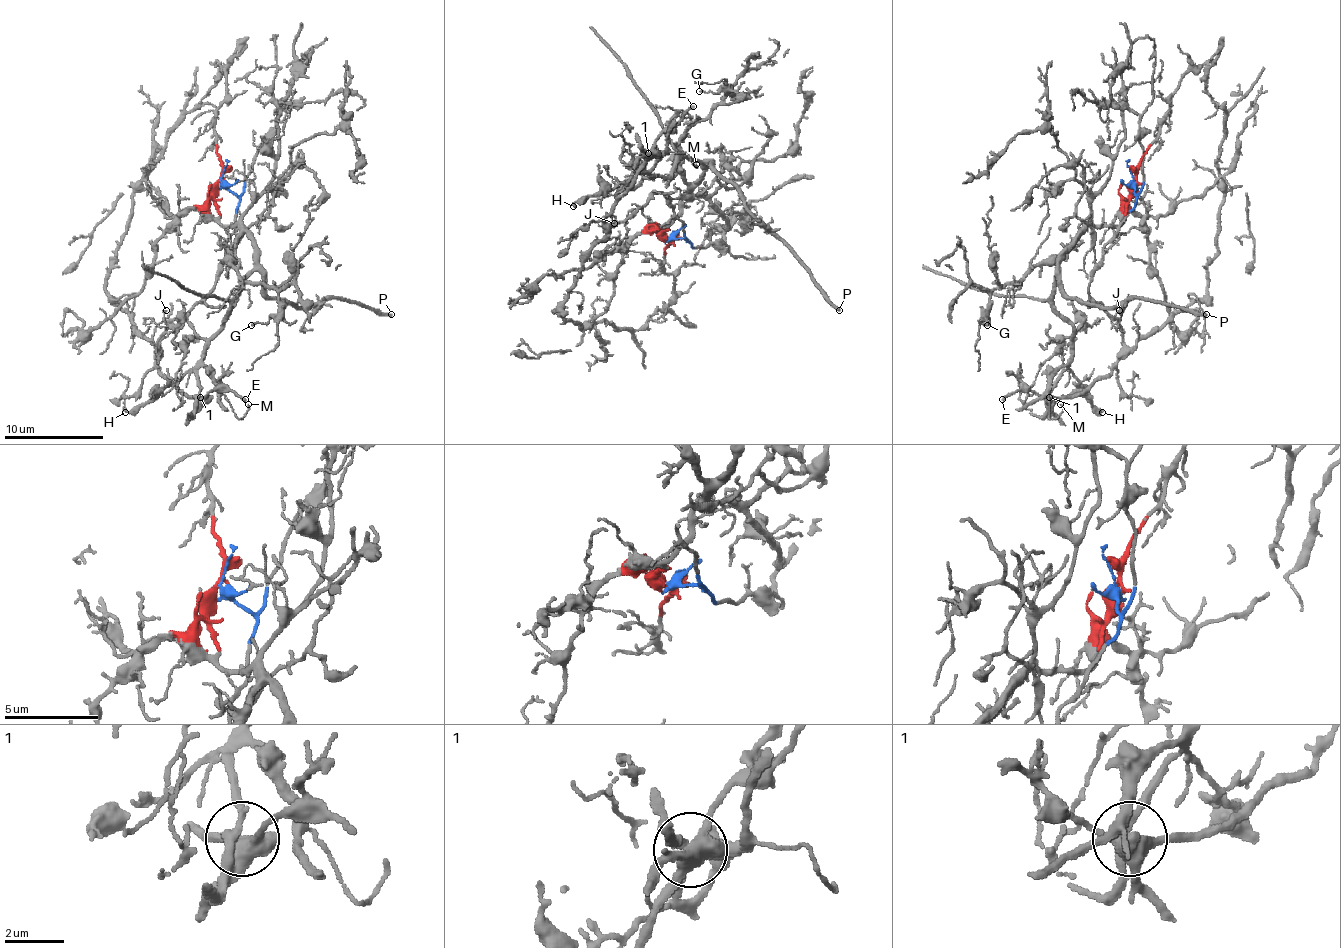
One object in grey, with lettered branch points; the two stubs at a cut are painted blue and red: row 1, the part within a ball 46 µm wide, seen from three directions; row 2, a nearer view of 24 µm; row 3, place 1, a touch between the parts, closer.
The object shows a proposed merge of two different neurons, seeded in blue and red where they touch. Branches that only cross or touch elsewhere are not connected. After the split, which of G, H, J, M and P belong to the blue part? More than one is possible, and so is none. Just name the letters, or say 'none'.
J

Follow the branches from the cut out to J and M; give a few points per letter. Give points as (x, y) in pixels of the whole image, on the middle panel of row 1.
J: (669, 239), (686, 239), (684, 224), (659, 192), (627, 219), (617, 221), (612, 214), (615, 224)
M: (669, 239), (667, 224), (701, 162), (682, 157), (667, 177), (649, 172), (662, 155), (689, 155), (696, 165)

